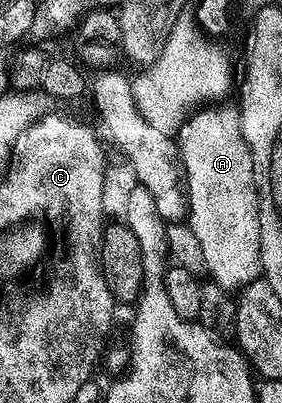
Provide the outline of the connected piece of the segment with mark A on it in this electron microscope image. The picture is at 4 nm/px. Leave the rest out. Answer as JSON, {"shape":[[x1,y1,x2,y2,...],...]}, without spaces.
{"shape":[[207,104,196,109,178,127,177,147,187,192,187,212,193,236,201,244,205,256,205,270,210,281,229,292,238,292,242,286,260,277,259,264,259,201,253,176,253,156,245,144,239,123,239,107,227,104]]}

